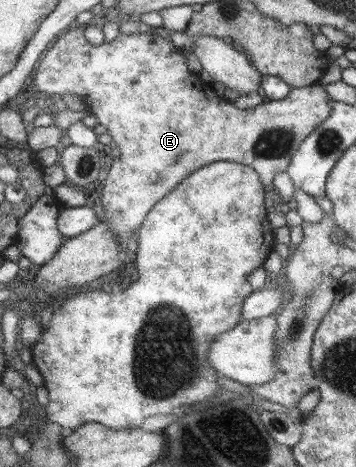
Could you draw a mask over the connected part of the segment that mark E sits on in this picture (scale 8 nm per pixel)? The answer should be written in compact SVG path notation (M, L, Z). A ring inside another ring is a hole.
M82 28L70 29L62 32L52 47L43 53L33 78L32 84L40 95L50 98L75 94L82 98L85 109L96 117L98 124L105 126L105 132L115 142L119 156L102 181L99 202L103 222L108 224L109 231L116 235L121 245L127 242L130 234L140 229L157 200L169 194L191 173L212 162L227 161L250 166L260 174L266 190L275 193L273 177L286 170L301 141L331 113L331 99L321 85L291 88L283 100L266 100L243 110L223 100L223 96L207 96L205 84L187 70L185 58L177 49L152 33L118 33L110 42L95 46L84 37Z

